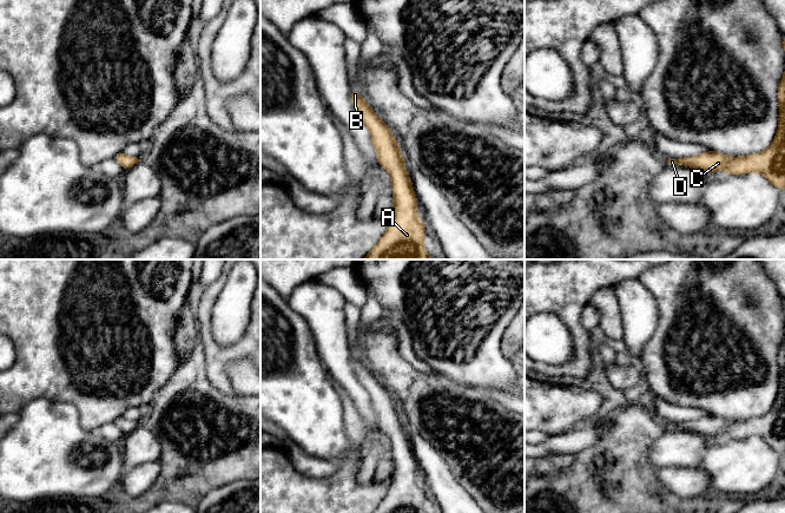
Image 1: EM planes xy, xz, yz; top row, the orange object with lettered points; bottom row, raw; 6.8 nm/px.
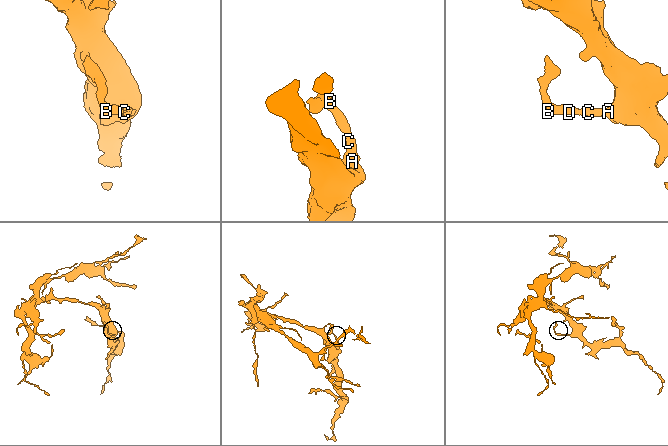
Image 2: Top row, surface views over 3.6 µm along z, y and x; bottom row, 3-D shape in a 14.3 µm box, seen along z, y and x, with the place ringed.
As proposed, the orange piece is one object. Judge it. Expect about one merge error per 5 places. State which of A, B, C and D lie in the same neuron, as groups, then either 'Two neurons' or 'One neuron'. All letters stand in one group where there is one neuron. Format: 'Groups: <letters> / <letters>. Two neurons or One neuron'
Groups: A B C D. One neuron

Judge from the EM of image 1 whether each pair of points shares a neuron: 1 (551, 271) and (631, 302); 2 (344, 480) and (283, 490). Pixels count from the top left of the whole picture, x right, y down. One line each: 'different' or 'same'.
1: different
2: same

